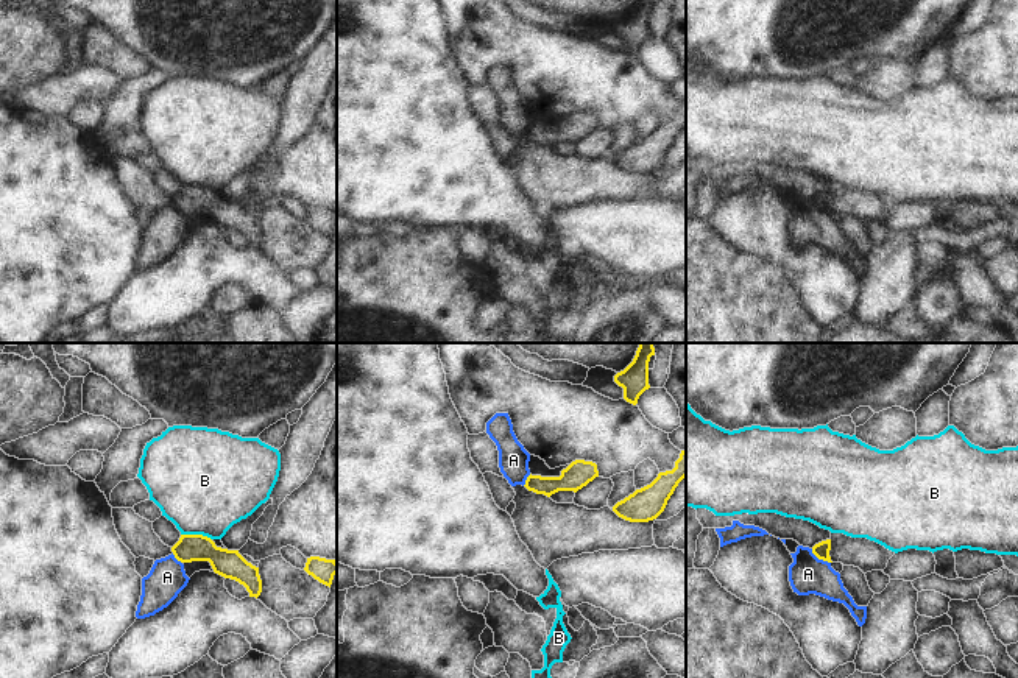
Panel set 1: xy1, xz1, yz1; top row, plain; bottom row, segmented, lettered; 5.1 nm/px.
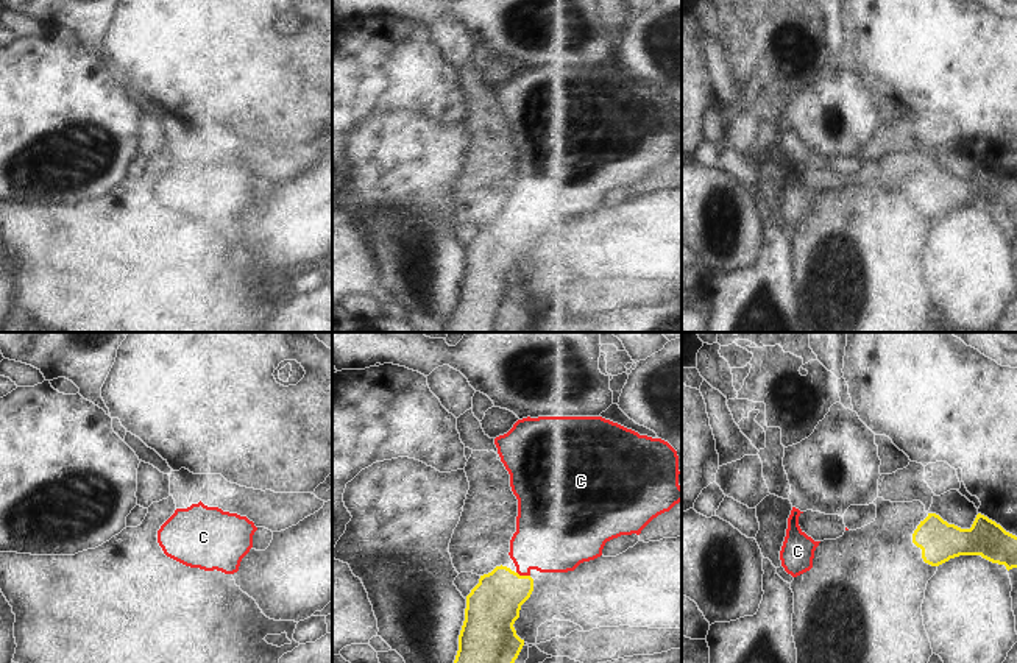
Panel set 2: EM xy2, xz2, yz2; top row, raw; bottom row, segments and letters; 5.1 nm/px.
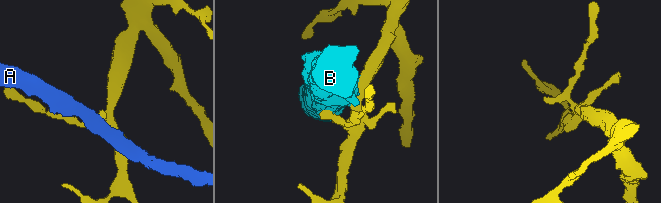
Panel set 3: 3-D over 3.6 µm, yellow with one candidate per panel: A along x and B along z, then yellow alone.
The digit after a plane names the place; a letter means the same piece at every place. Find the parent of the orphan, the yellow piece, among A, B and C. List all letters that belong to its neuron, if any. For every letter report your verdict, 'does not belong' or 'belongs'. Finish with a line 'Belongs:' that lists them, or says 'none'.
A: does not belong
B: does not belong
C: belongs
Belongs: C

